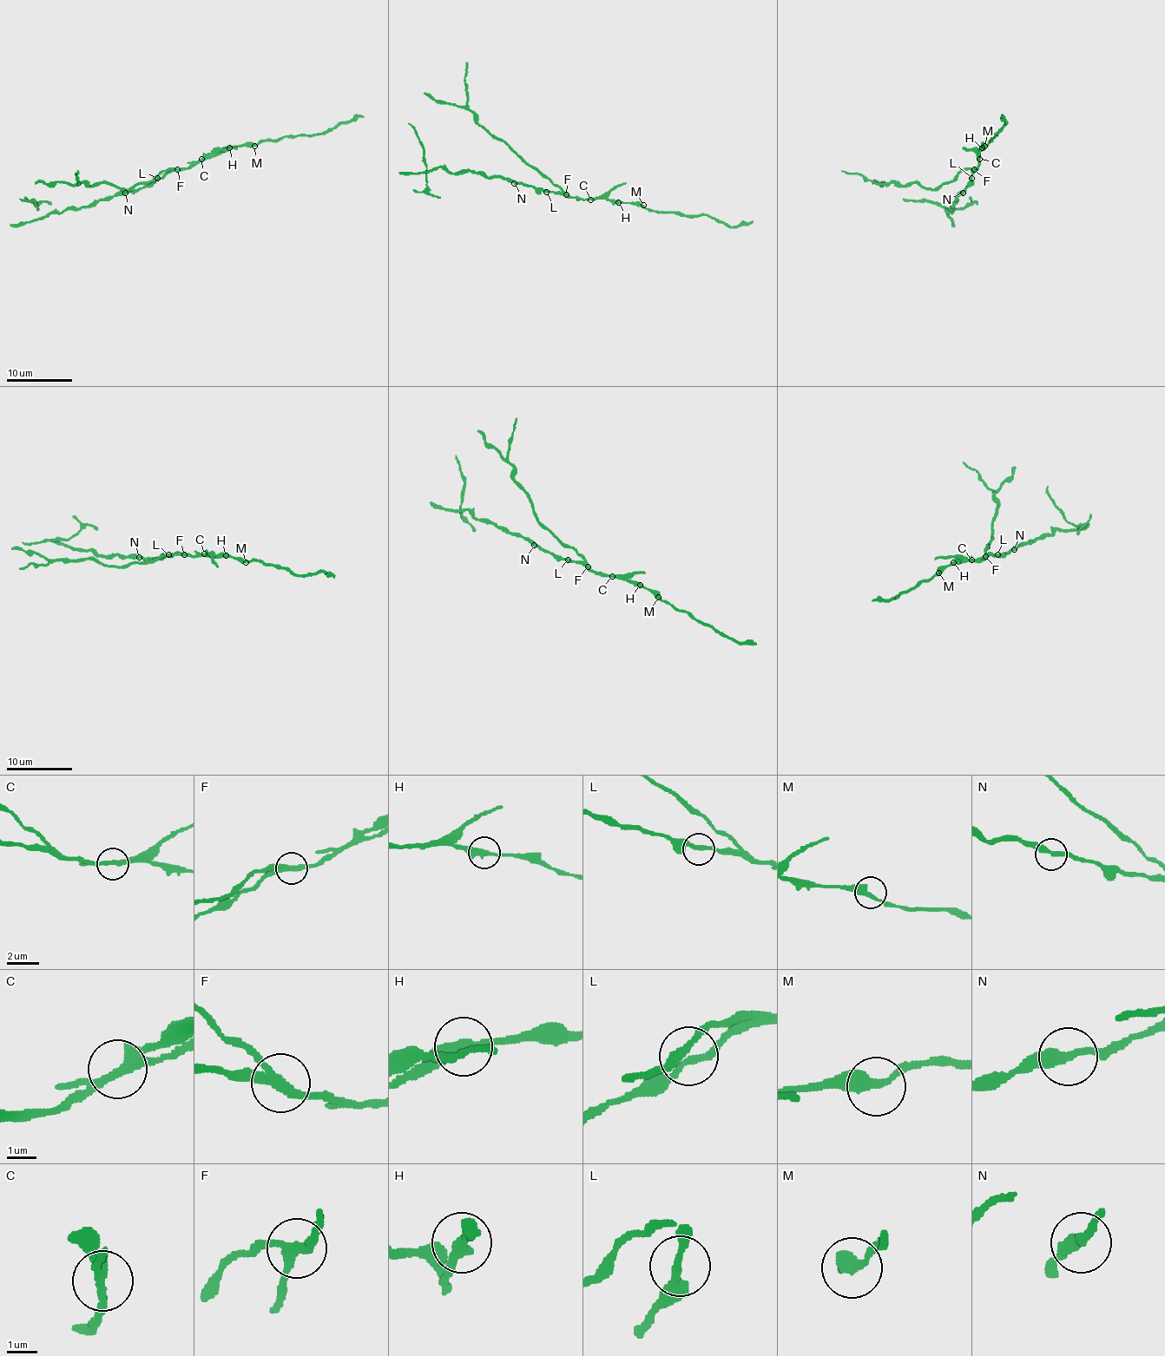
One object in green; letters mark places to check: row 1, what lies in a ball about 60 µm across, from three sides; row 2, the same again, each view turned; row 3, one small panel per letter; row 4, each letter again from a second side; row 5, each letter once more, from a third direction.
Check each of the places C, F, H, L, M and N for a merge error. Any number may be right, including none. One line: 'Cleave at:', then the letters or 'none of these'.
Cleave at: C, F

